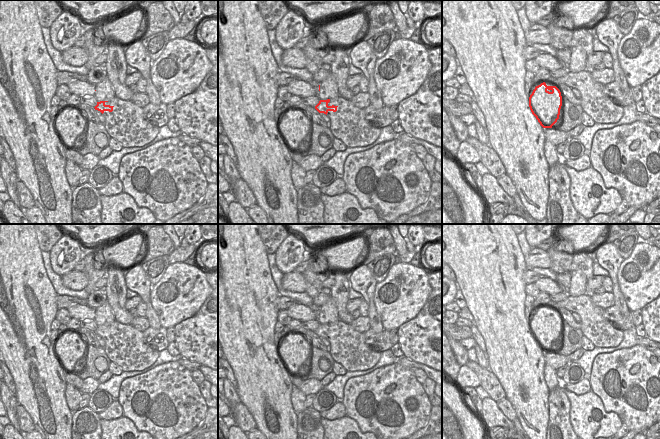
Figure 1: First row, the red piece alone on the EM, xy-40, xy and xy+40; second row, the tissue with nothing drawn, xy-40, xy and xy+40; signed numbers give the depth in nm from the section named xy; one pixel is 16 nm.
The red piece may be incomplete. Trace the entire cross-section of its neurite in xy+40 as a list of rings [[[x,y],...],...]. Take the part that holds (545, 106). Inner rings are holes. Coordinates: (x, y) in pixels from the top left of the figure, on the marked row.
[[[545,82],[536,86],[529,97],[529,111],[524,111],[525,121],[533,114],[543,128],[552,128],[557,122],[562,106],[562,96],[556,86],[547,86]]]

